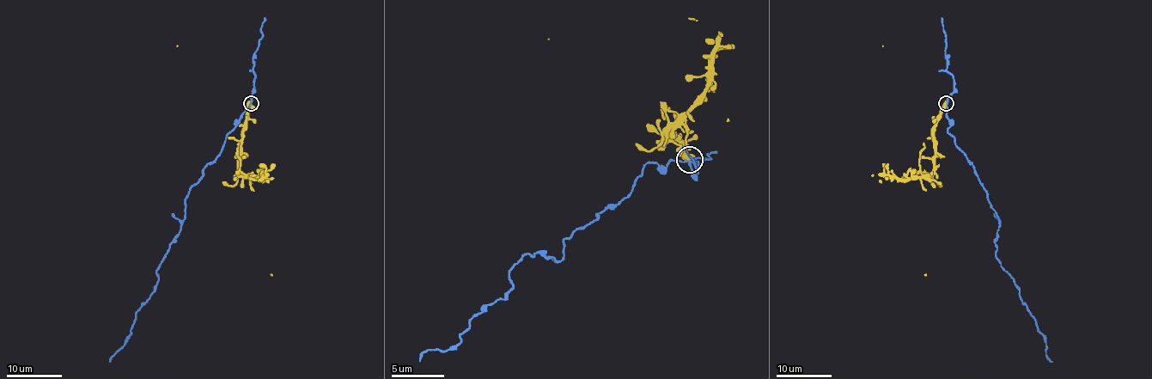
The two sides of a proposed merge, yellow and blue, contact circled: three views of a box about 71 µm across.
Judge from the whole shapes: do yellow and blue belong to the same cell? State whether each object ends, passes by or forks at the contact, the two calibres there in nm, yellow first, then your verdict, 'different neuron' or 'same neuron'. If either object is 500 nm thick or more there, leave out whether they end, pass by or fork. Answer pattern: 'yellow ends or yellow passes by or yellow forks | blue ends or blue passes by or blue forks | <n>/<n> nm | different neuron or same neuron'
500/160 nm | different neuron

